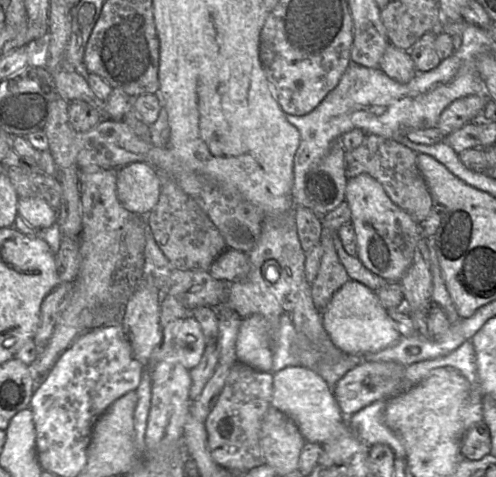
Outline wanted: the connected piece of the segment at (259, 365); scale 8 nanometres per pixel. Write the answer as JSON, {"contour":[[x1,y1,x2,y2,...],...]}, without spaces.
{"contour":[[259,315,243,319,236,341,237,362,258,371,270,372,272,354,268,322]]}

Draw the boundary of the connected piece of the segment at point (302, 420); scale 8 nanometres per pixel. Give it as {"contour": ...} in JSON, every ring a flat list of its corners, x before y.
{"contour":[[286,367,274,373,271,406,293,421,305,441,321,445,331,439,351,435,333,396,332,389,310,369]]}

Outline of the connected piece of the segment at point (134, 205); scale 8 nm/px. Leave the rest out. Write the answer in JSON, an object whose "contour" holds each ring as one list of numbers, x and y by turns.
{"contour":[[134,162,119,168,117,196,127,210,148,216,160,197,160,180,155,168,145,162]]}

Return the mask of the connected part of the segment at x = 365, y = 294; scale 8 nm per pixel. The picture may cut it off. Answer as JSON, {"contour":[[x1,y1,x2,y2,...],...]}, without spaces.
{"contour":[[349,279,333,295,322,315,323,326,330,339,348,354,364,356,375,353,393,345,400,337,376,294,355,280]]}

